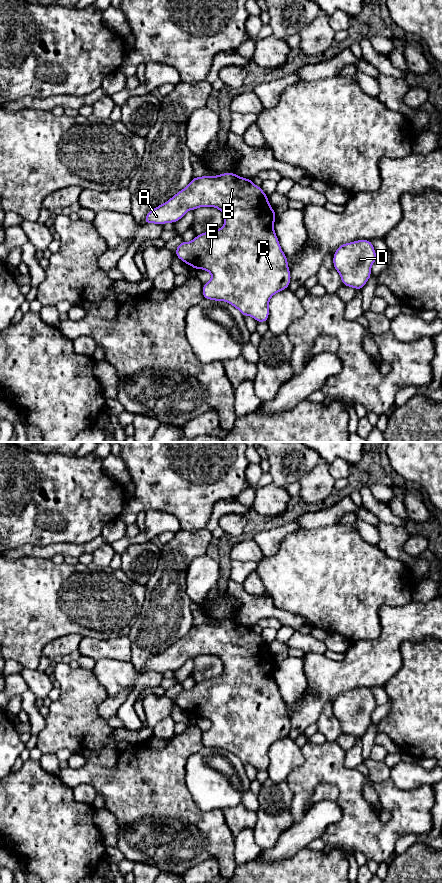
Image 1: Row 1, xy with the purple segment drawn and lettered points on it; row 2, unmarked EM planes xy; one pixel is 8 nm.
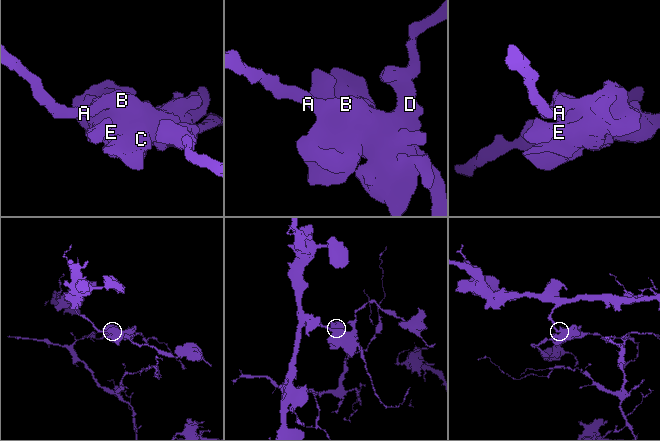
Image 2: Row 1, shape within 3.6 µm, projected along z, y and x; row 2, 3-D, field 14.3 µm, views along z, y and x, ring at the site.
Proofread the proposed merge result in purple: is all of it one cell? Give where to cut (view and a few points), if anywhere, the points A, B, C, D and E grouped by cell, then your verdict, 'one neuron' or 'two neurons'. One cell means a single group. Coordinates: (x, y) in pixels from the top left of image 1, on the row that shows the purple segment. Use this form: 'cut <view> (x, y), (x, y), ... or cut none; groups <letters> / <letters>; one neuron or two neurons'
cut none; groups A B C D E; one neuron

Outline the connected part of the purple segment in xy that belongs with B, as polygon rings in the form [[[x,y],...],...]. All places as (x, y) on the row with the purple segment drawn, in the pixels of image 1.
[[[233,172],[193,177],[184,189],[149,211],[144,224],[175,223],[187,211],[200,207],[219,209],[224,215],[224,226],[201,233],[190,242],[182,241],[175,255],[192,268],[206,270],[212,275],[202,286],[203,299],[227,302],[243,316],[251,316],[258,323],[267,322],[271,297],[289,288],[291,281],[288,260],[274,230],[276,213],[268,196],[251,179]]]

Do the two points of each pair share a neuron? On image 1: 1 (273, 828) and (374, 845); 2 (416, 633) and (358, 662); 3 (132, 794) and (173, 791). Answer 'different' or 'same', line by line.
1: different
2: same
3: same

